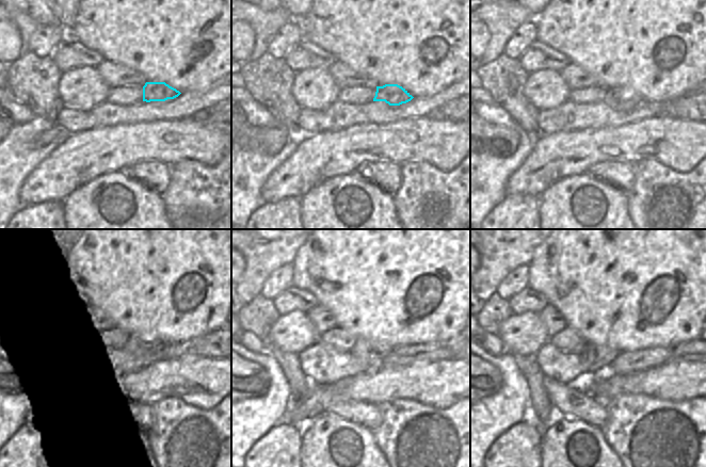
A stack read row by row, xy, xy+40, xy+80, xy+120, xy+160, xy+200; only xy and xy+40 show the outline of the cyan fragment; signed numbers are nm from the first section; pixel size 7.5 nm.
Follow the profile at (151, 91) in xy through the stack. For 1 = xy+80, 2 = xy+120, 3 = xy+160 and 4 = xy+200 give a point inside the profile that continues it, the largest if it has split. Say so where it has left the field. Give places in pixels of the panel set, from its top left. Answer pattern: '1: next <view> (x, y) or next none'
1: next xy+80 (622, 103)
2: next xy+120 (126, 340)
3: next xy+160 (363, 351)
4: next xy+200 (596, 358)

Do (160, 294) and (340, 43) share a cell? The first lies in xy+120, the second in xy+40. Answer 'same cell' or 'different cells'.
same cell

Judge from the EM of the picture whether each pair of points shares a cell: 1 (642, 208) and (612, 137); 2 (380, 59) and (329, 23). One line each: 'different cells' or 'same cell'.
1: different cells
2: same cell

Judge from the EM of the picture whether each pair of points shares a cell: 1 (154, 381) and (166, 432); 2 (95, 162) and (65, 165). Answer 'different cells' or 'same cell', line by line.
1: different cells
2: same cell

